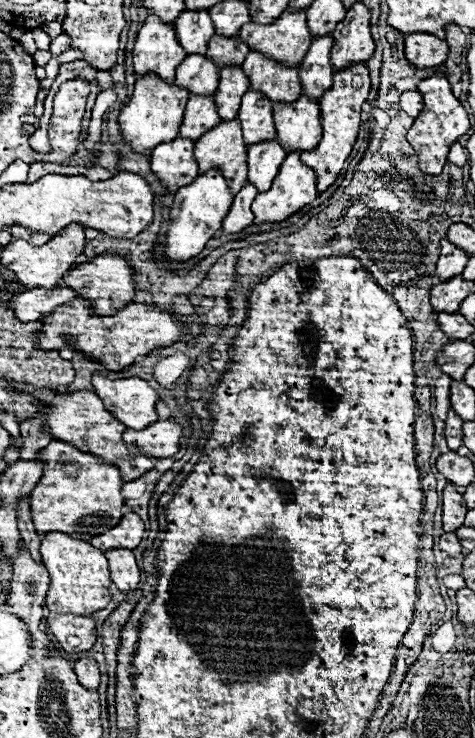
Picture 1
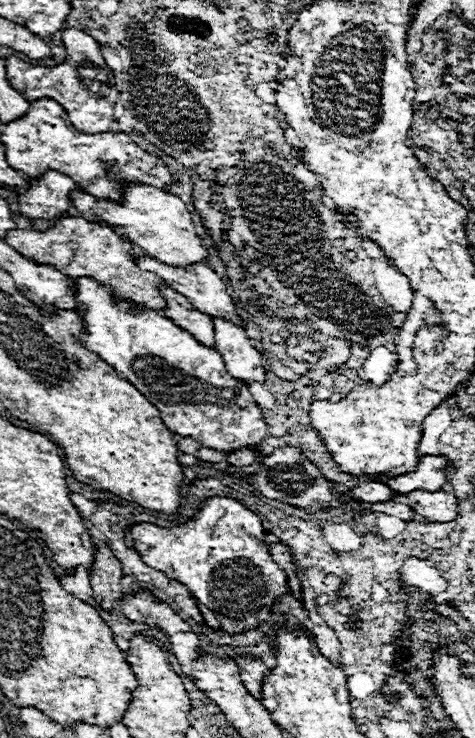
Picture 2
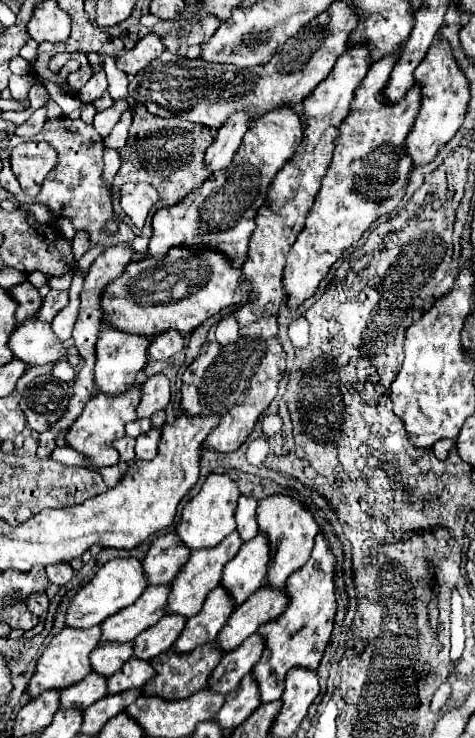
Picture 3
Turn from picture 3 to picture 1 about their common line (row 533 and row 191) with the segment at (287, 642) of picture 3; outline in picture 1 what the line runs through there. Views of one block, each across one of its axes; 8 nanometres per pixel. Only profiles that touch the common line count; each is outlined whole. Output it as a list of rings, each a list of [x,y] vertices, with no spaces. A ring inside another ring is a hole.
[[[352,62],[348,68],[338,70],[334,74],[334,84],[320,98],[320,120],[322,120],[322,138],[316,148],[302,152],[302,162],[310,166],[318,176],[318,192],[324,192],[330,184],[334,184],[336,176],[342,172],[348,154],[356,142],[360,130],[360,106],[366,102],[370,90],[368,68],[364,62]]]

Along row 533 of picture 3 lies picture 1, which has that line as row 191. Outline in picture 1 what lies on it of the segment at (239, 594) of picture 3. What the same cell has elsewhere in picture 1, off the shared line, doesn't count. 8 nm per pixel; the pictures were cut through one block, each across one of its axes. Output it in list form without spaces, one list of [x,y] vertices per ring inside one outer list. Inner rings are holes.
[[[264,140],[248,146],[248,182],[256,184],[260,192],[268,190],[280,164],[288,152],[278,144],[278,140]]]

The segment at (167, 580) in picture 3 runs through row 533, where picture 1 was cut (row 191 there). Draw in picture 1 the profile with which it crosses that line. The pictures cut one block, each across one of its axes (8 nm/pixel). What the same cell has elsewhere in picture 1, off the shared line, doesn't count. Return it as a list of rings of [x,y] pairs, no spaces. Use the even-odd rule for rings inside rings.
[[[174,138],[162,142],[152,150],[152,170],[162,180],[168,192],[176,192],[198,176],[198,162],[194,158],[194,142],[188,138]]]

